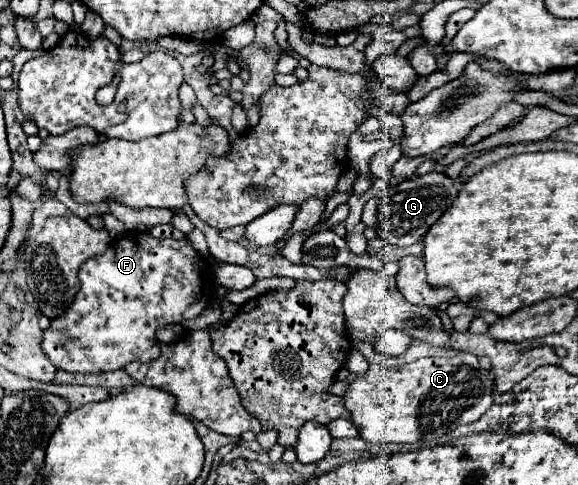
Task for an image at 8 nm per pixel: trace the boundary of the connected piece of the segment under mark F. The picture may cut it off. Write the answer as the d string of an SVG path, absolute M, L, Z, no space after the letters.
M128 231L104 255L84 261L78 279L82 287L76 301L42 339L48 359L68 373L106 373L132 361L154 361L160 355L156 329L198 317L212 297L204 259L186 239L156 239L140 231Z

